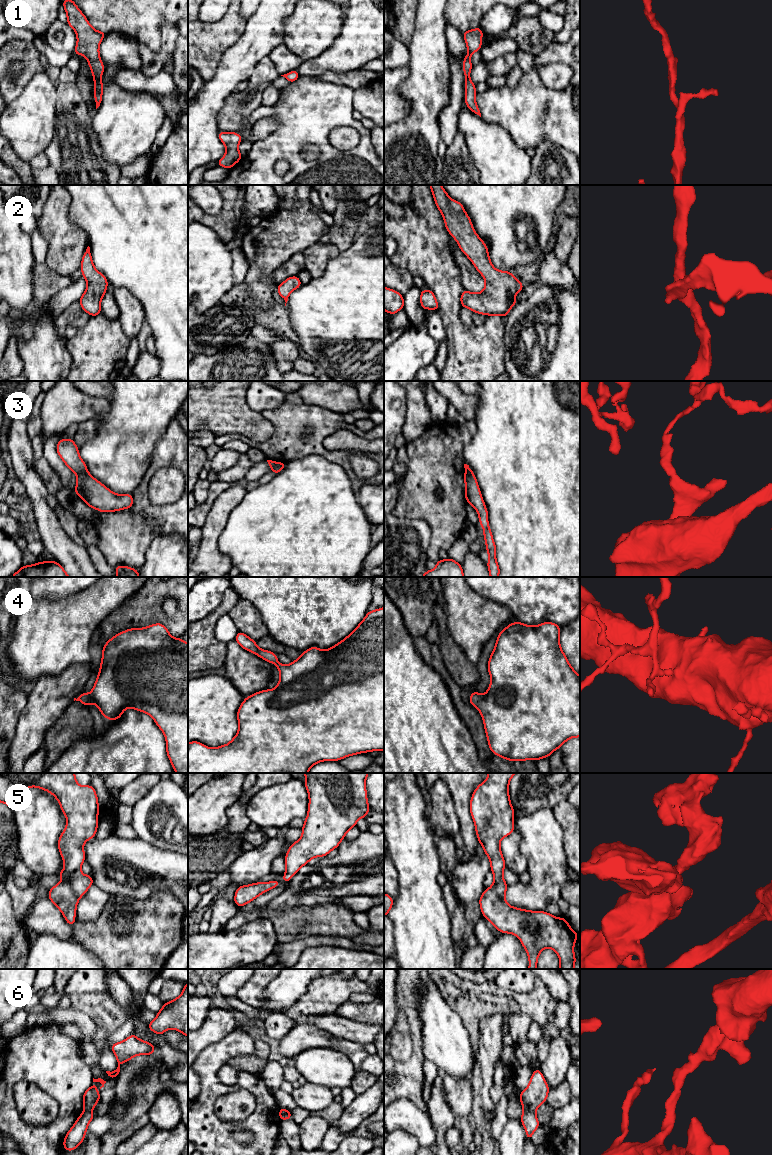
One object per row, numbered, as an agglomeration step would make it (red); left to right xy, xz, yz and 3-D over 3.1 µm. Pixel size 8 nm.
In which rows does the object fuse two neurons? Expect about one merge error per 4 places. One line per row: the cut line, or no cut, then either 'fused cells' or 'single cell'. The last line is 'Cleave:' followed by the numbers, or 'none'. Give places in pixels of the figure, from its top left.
1: cut none; single cell
2: cut none; single cell
3: cut xy (87, 470), (77, 475); fused cells
4: cut none; single cell
5: cut none; single cell
6: cut yz (524, 1110), (534, 1112); fused cells
Cleave: 3, 6

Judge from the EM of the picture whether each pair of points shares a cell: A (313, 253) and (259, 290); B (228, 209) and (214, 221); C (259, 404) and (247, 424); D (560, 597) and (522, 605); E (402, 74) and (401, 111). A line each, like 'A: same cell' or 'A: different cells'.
A: different cells
B: same cell
C: different cells
D: same cell
E: same cell

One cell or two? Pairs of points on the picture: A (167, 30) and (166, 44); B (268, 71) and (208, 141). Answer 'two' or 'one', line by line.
A: one
B: two

